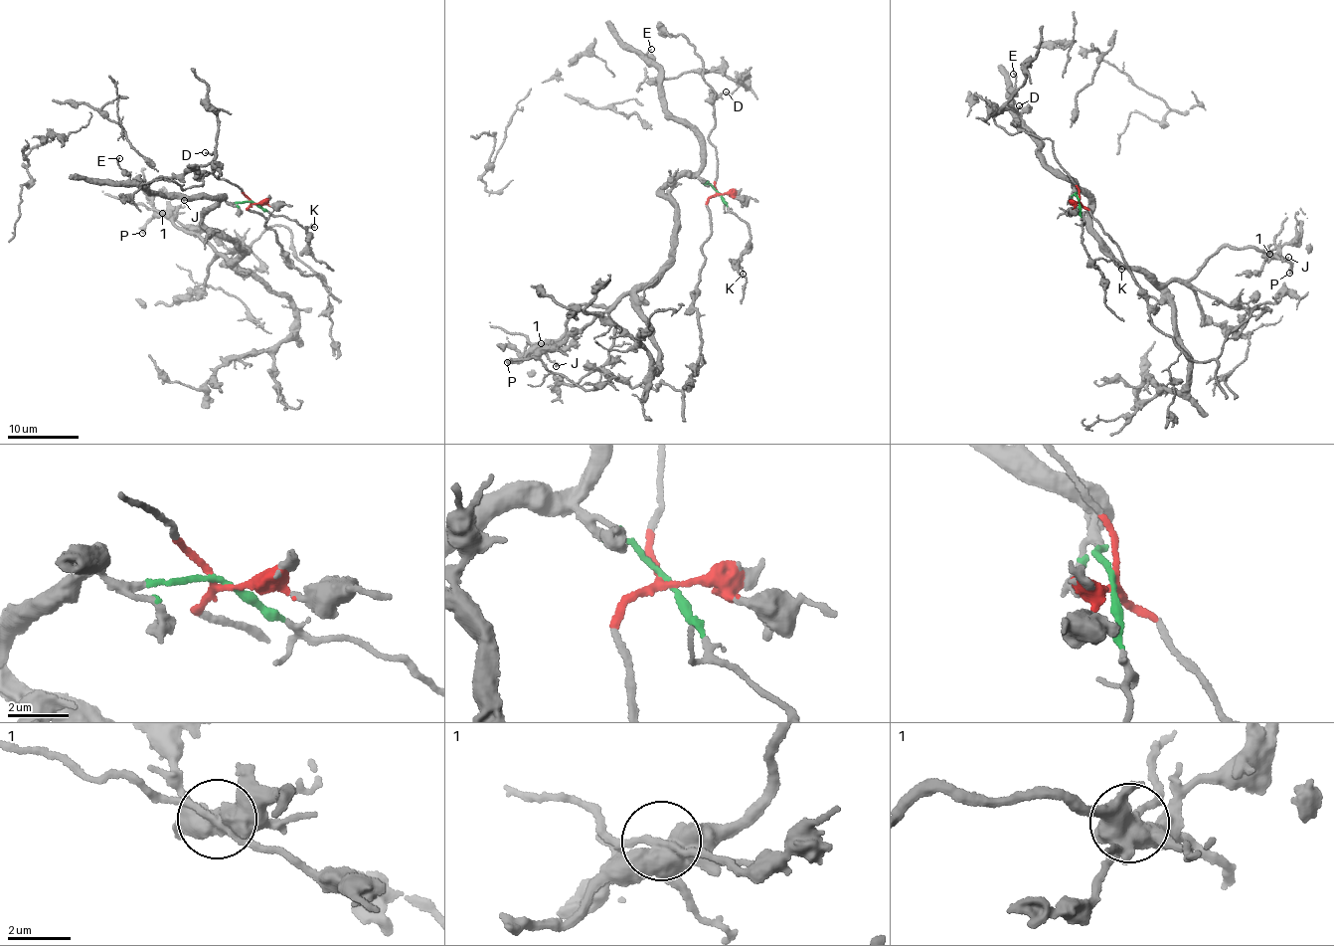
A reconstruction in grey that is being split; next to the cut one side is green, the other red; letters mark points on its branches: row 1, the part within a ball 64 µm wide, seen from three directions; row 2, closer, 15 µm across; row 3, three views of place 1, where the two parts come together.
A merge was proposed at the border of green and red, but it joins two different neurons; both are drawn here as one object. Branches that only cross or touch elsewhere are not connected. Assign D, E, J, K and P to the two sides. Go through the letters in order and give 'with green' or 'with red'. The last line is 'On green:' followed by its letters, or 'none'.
D: with green
E: with green
J: with green
K: with green
P: with green
On green: D, E, J, K, P

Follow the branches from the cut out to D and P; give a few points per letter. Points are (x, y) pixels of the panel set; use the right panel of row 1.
D: (1079, 201), (1067, 179), (1048, 168), (1016, 111), (996, 110), (1009, 104), (1018, 109), (1018, 105)
P: (1079, 201), (1077, 185), (1115, 258), (1159, 283), (1190, 280), (1222, 246), (1265, 252), (1289, 263), (1289, 274)

